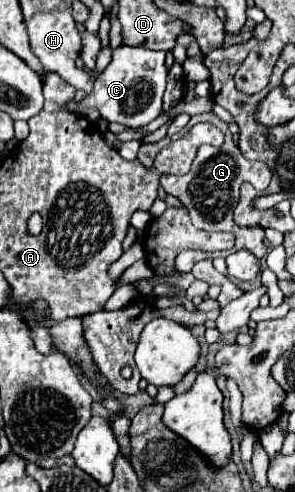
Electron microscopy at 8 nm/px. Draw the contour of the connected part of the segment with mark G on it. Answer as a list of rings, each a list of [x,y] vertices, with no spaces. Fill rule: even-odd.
[[[207,112],[207,114],[199,114],[199,116],[193,116],[189,126],[197,124],[197,122],[211,122],[213,126],[217,126],[223,134],[225,134],[225,142],[223,146],[219,148],[219,152],[201,152],[195,162],[193,162],[193,168],[189,174],[185,176],[173,176],[173,174],[161,174],[161,188],[167,192],[167,194],[173,194],[181,200],[181,204],[189,210],[189,216],[193,220],[193,224],[197,228],[205,228],[205,230],[225,230],[225,232],[231,232],[235,236],[235,246],[233,250],[249,250],[253,252],[257,258],[263,258],[267,248],[265,248],[265,230],[263,228],[239,228],[235,222],[233,222],[233,210],[239,202],[239,190],[241,190],[241,184],[243,182],[251,182],[253,188],[257,190],[265,190],[269,186],[269,180],[271,180],[271,172],[267,168],[265,162],[253,162],[253,160],[247,160],[241,150],[235,146],[233,138],[231,138],[231,132],[227,128],[227,122],[219,120],[213,112]]]

